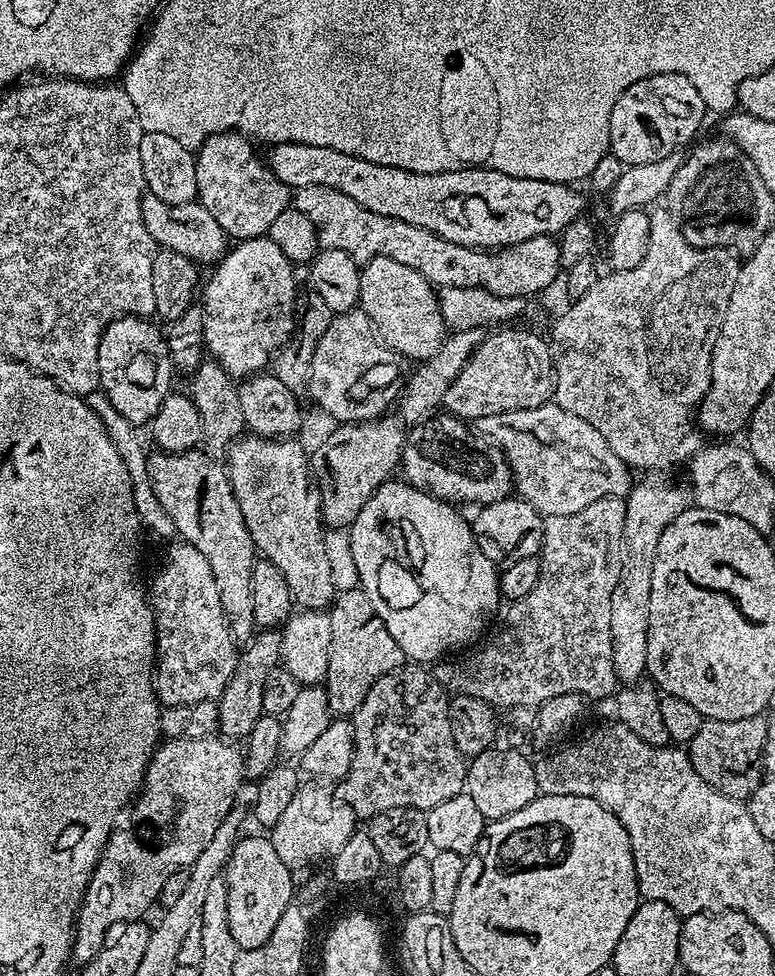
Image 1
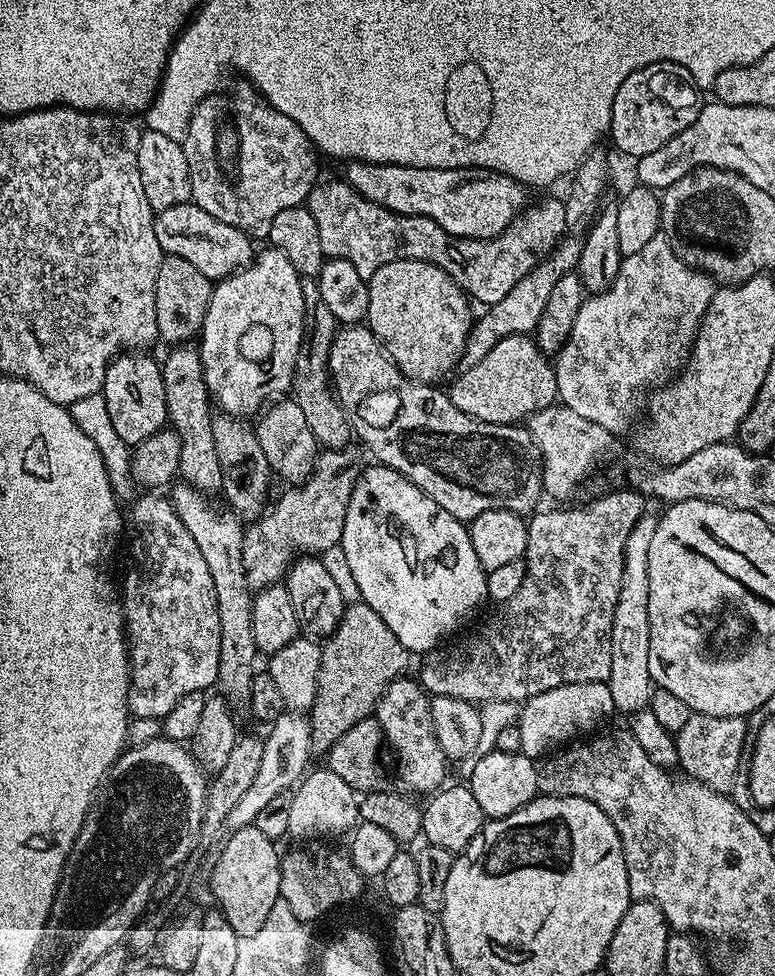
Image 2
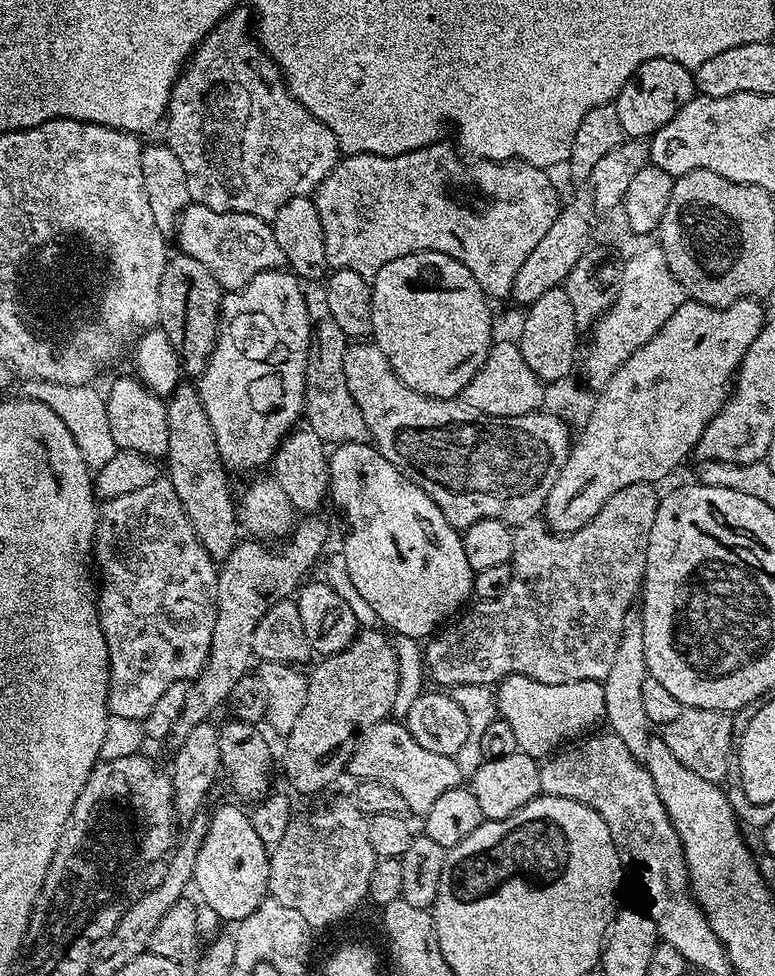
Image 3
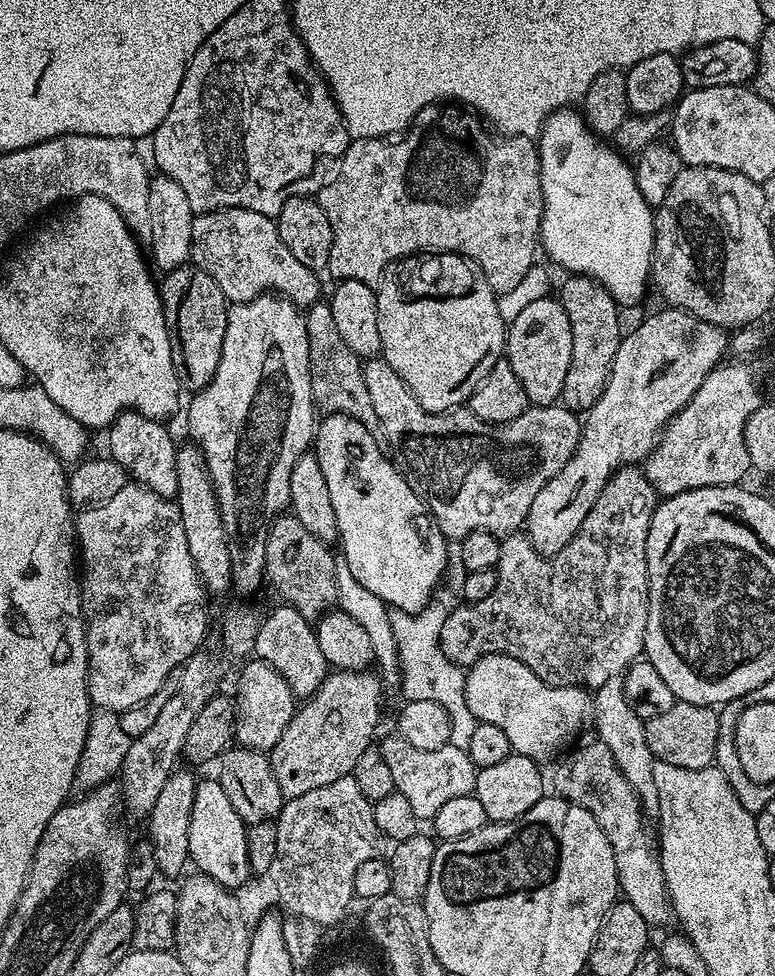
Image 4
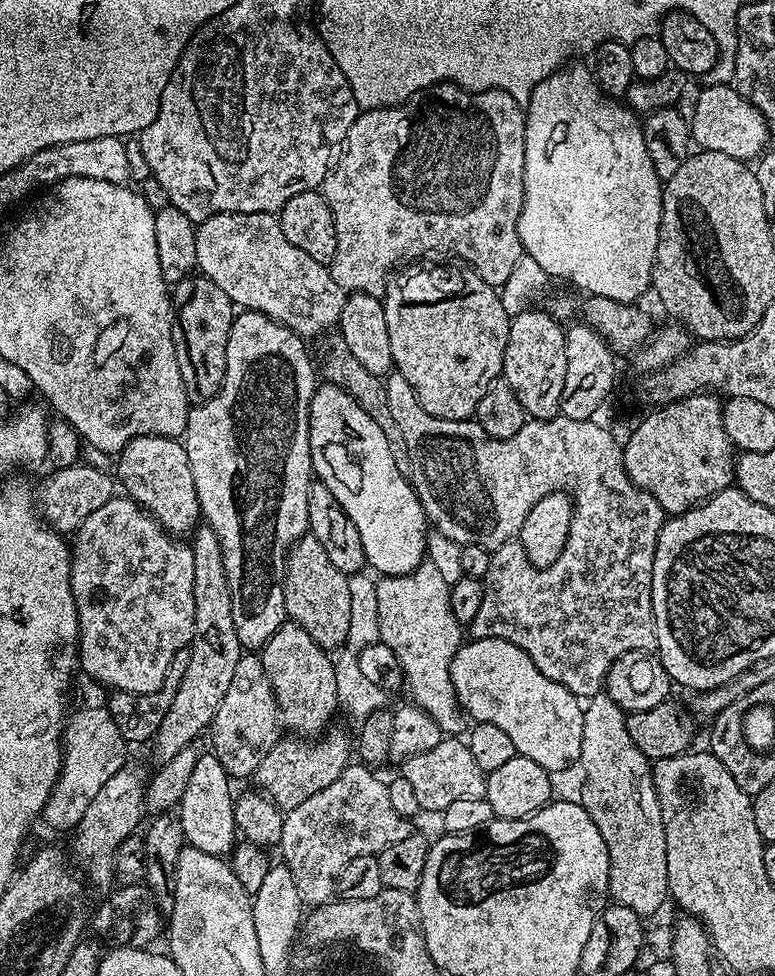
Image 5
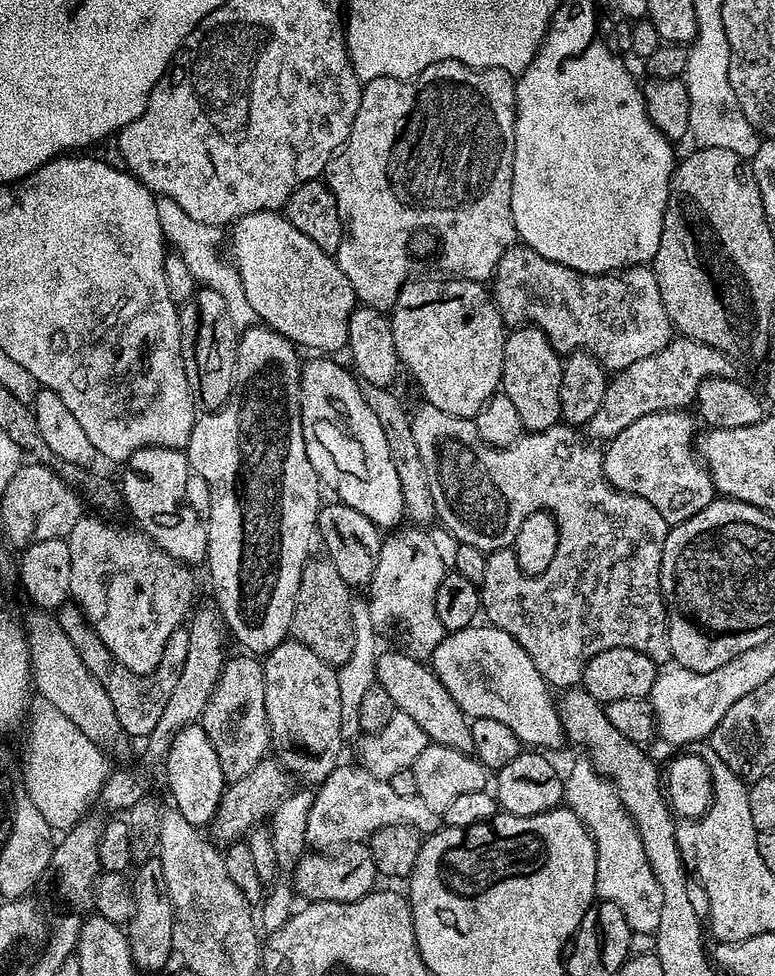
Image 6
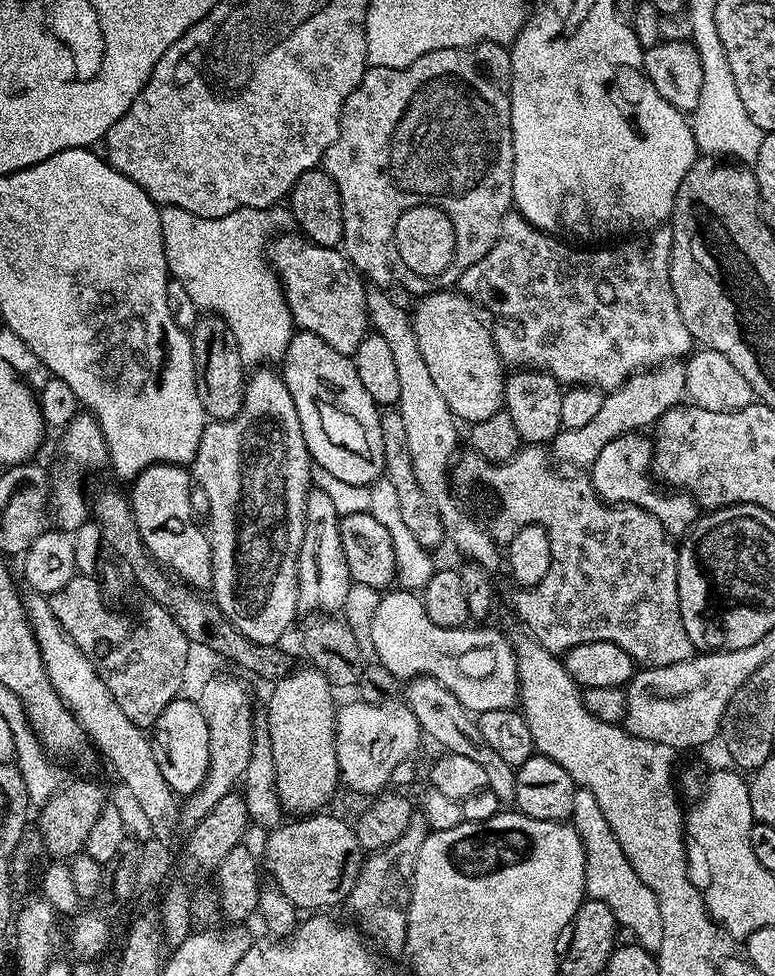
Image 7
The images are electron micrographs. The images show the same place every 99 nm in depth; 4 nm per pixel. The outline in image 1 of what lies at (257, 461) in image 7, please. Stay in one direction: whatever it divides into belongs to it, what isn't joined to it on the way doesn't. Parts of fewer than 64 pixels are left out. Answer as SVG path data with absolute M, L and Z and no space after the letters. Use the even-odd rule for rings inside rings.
M259 236L258 238L250 238L249 240L242 240L233 243L229 247L228 251L224 253L223 258L220 259L220 263L215 265L212 277L207 277L206 283L202 288L202 307L204 310L204 346L207 355L216 363L222 366L222 370L226 370L229 376L233 378L249 378L254 375L263 373L264 368L269 367L270 361L275 357L276 353L284 347L286 341L293 335L294 321L298 316L298 304L296 308L296 276L294 273L294 266L286 258L286 254L282 254L282 250L278 250L278 246L274 246L274 242L268 239L267 236Z

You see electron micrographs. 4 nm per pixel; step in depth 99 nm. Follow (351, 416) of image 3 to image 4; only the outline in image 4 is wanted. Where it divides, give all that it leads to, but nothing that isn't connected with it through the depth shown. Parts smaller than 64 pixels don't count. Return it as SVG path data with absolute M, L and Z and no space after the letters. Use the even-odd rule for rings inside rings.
M317 302L307 309L304 321L308 331L308 369L312 375L312 402L321 413L340 412L361 420L367 428L379 429L380 419L374 414L374 402L370 402L370 390L366 390L364 364L361 357L346 346L338 326L334 323L331 303Z

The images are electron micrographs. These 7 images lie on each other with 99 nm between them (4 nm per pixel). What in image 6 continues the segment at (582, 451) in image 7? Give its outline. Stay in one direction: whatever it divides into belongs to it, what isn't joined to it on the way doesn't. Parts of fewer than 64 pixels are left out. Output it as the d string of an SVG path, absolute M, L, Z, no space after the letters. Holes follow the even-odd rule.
M687 338L673 339L672 343L658 350L658 354L630 362L628 368L609 379L606 394L602 394L602 406L598 406L594 418L590 418L586 426L587 435L593 441L607 442L622 434L626 426L638 422L638 418L646 418L646 414L687 409L688 403L691 405L695 401L698 386L702 386L702 382L711 376L729 375L733 371L732 364L733 361L723 352L702 342Z

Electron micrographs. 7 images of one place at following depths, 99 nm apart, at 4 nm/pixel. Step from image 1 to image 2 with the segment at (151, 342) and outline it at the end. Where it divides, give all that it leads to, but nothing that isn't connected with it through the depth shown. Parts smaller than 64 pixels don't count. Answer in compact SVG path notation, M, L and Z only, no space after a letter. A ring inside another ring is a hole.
M133 350L117 356L108 365L102 389L114 431L122 437L122 442L130 446L141 444L146 438L150 438L150 434L159 432L168 424L166 390L162 386L160 364L148 355L152 354Z

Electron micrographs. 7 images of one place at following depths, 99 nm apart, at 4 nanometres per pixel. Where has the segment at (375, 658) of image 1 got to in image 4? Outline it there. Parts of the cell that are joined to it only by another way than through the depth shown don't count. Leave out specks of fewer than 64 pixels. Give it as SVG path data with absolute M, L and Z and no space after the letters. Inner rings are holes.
M329 671L316 693L297 707L290 718L290 726L282 730L282 738L278 738L271 750L274 778L278 778L278 786L286 798L310 794L310 790L330 786L330 782L338 782L338 778L352 773L358 758L362 758L365 750L373 747L375 740L372 739L375 738L376 727L380 724L380 703L384 700L384 692L386 693L385 685L375 671Z

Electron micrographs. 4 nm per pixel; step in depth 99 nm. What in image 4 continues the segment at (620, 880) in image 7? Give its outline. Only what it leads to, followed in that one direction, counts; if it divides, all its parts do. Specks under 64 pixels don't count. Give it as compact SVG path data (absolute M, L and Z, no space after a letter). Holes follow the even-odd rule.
M623 675L610 678L610 682L602 682L594 690L591 697L592 711L591 719L596 720L596 732L599 743L605 744L614 754L614 762L618 762L618 770L630 782L630 786L635 790L637 798L640 799L640 806L645 817L656 816L658 810L658 789L654 787L654 766L656 760L652 755L650 746L646 746L646 734L644 733L644 721L630 706L626 698Z

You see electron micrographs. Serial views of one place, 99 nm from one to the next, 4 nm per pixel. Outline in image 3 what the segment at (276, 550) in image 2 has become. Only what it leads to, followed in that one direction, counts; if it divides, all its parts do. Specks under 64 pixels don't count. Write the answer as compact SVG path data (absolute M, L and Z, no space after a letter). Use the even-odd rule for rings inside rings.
M312 514L301 519L283 541L285 544L281 552L267 552L263 543L248 538L237 544L230 558L219 565L216 573L216 617L214 634L210 640L210 654L199 676L188 684L186 706L171 731L177 741L184 740L186 734L194 730L194 726L205 723L211 717L208 715L232 695L240 679L249 675L251 668L248 667L254 664L254 626L258 626L262 614L266 614L270 606L279 600L289 599L301 587L304 574L315 566L316 559L325 555L324 543L328 540L328 528L320 518Z

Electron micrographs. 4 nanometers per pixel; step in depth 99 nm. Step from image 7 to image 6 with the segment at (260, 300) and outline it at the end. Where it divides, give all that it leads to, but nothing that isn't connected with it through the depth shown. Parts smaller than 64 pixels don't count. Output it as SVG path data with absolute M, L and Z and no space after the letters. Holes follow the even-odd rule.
M161 196L157 199L156 205L158 206L158 226L162 226L165 241L171 247L173 244L176 247L173 248L175 255L184 259L186 266L190 266L190 274L194 274L197 285L210 290L218 290L218 294L222 294L222 298L226 298L226 306L234 318L237 329L253 327L257 323L258 317L250 306L250 302L246 302L246 290L242 290L240 275L225 257L224 260L220 257L221 229L215 224L194 222L194 218L190 218L190 214L186 214L186 210L182 210L182 206L178 206L178 202L174 202L174 198Z

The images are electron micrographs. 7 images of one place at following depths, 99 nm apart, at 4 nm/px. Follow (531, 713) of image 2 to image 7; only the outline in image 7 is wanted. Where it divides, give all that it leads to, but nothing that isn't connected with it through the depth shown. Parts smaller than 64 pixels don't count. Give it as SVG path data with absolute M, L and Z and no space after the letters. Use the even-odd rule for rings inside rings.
M388 590L383 593L384 596L376 604L376 609L372 612L372 625L368 628L368 636L372 639L372 648L376 651L375 659L382 666L386 666L386 670L390 670L390 674L394 674L396 679L401 682L407 682L413 676L429 676L438 682L442 682L442 686L446 686L446 690L450 690L454 694L454 698L458 698L458 702L462 702L462 706L473 714L479 714L486 710L502 710L503 708L513 707L520 699L520 683L518 682L518 670L516 669L516 650L513 641L507 640L502 633L496 628L484 628L488 626L465 626L463 628L443 628L434 622L430 622L430 614L426 614L424 609L424 601L415 591L397 590L392 592Z

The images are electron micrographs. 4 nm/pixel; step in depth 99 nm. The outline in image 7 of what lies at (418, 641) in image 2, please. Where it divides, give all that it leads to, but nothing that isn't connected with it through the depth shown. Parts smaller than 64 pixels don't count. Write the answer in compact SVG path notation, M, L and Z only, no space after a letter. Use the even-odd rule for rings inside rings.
M296 330L288 337L282 361L282 375L286 390L290 390L290 398L294 398L294 410L298 410L298 422L302 426L302 438L308 447L308 455L312 457L317 469L322 468L329 472L331 479L341 484L371 486L385 475L380 425L382 412L374 398L366 394L366 386L362 386L351 356L338 354L338 350L334 350L330 342L322 342L318 334Z

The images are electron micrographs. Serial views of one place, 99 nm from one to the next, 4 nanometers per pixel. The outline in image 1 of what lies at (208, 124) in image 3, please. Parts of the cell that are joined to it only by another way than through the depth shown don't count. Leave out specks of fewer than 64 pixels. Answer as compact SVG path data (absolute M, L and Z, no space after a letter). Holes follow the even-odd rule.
M219 132L195 153L196 200L222 226L225 236L239 242L267 236L270 225L282 210L290 207L290 189L263 159L256 157L253 141L238 132Z

